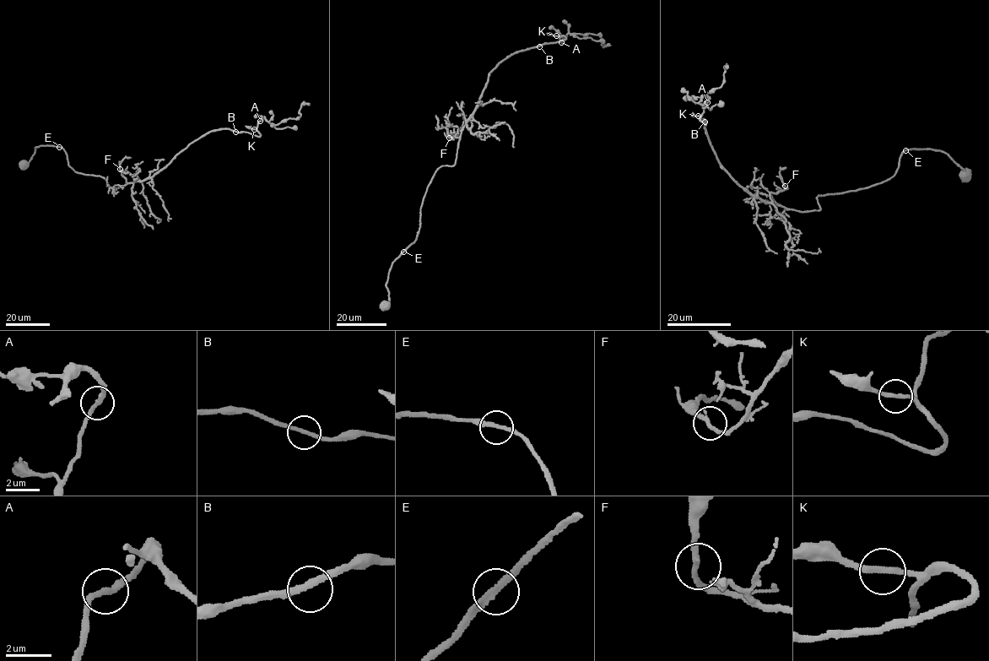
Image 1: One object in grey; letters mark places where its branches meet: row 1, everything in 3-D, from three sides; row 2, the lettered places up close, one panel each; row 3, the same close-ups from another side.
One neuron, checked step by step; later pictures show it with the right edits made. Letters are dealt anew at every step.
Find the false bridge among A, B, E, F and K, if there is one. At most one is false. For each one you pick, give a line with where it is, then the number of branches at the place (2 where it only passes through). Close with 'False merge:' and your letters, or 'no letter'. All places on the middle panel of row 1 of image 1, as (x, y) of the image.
False merge: no letter

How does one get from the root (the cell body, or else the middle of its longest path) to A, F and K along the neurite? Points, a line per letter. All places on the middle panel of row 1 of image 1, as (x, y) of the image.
A: (385, 306), (391, 262), (415, 241), (426, 188), (455, 164), (488, 76), (510, 55), (560, 42)
F: (385, 306), (388, 271), (416, 240), (428, 186), (440, 167), (455, 164), (461, 131), (472, 118), (449, 138)
K: (385, 306), (391, 262), (415, 241), (426, 188), (455, 164), (488, 76), (510, 55), (565, 38), (556, 35)

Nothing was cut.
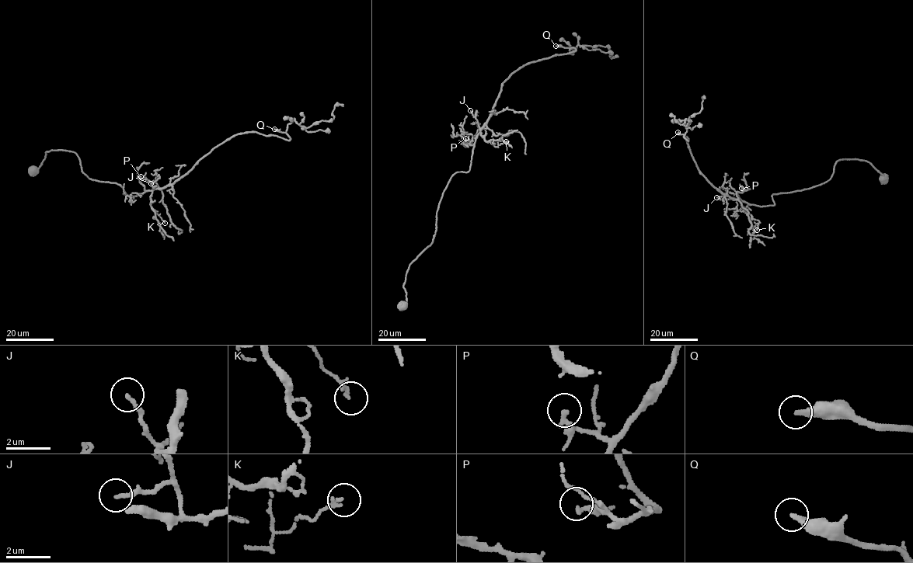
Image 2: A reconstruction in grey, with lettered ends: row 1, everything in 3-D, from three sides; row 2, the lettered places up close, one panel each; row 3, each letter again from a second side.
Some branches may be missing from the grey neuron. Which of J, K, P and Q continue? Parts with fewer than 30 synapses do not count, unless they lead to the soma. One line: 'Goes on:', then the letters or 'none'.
Goes on: Q

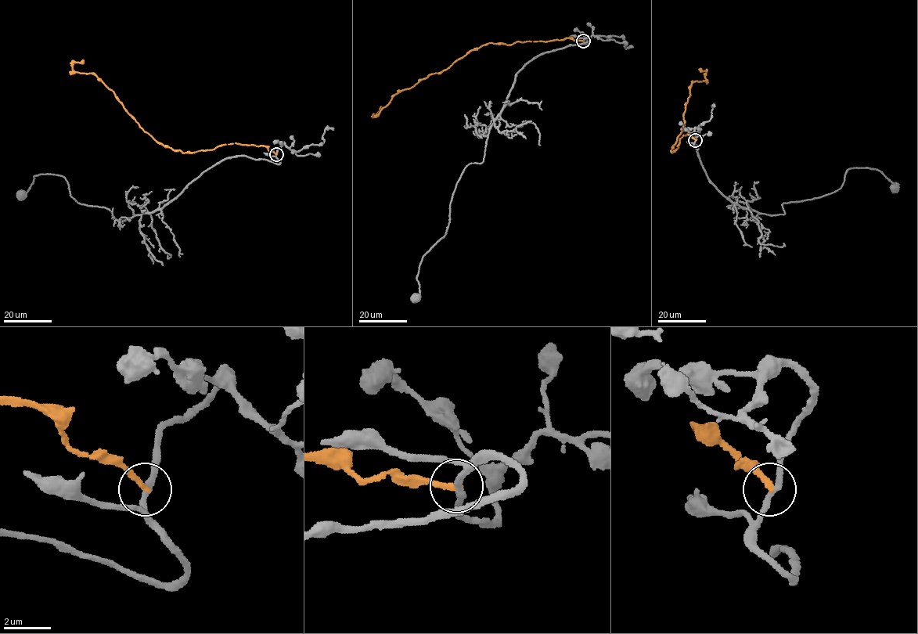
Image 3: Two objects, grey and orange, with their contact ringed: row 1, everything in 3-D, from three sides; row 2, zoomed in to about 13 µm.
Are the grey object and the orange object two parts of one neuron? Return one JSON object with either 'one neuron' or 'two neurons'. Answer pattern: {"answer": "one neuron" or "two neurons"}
{"answer": "two neurons"}

